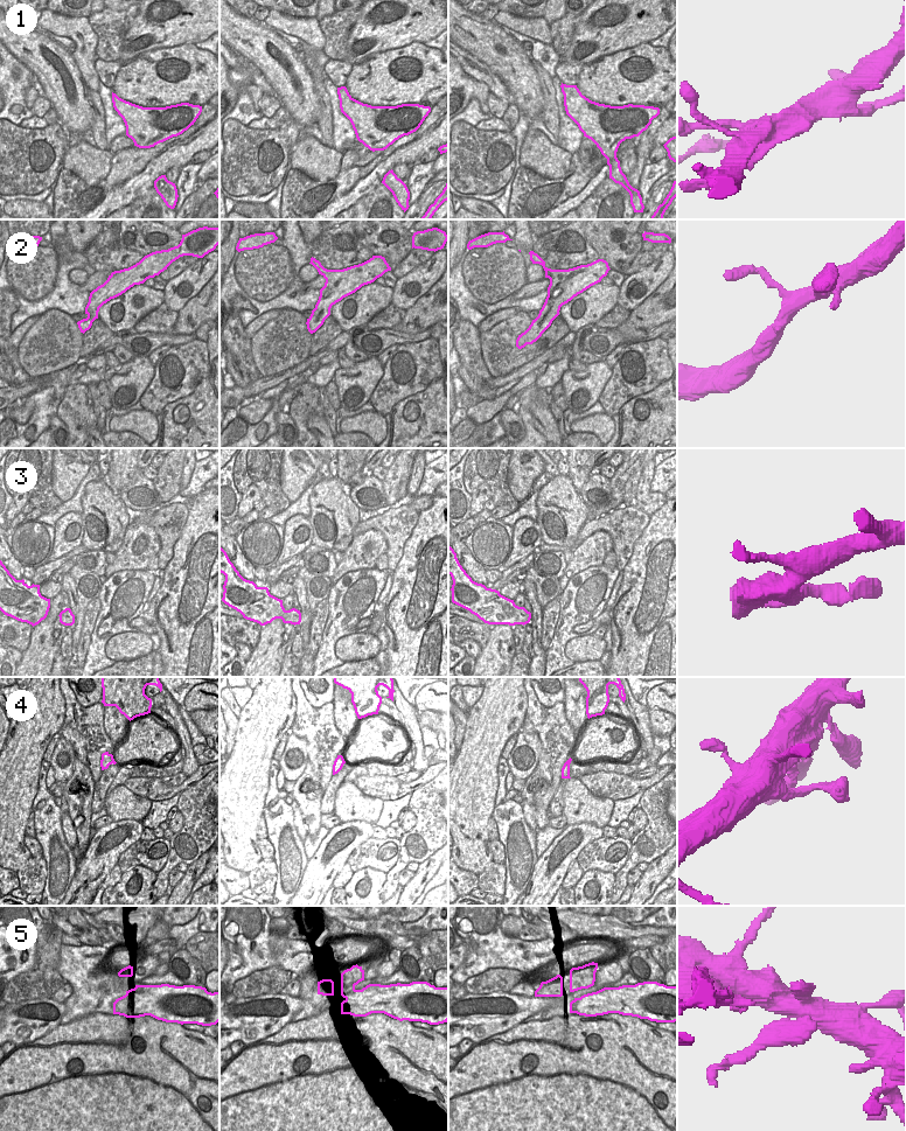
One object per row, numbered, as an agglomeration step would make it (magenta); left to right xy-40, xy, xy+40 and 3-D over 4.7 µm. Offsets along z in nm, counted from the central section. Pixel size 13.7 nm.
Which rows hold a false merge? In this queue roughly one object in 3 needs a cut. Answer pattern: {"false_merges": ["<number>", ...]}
{"false_merges": ["1"]}

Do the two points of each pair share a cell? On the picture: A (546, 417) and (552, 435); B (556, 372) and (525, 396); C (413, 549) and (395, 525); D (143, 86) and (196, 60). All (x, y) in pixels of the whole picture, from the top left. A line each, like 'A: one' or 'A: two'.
A: one
B: two
C: two
D: one

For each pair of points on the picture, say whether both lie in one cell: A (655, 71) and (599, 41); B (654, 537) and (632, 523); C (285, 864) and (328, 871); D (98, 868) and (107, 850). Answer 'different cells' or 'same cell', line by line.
A: different cells
B: different cells
C: different cells
D: same cell

